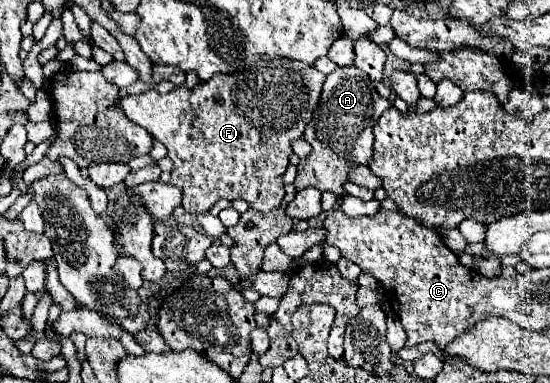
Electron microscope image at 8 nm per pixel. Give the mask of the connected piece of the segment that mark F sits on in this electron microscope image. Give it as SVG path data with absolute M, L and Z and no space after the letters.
M274 58L274 60L260 60L254 68L248 68L248 70L242 70L242 76L236 72L236 74L216 74L210 78L210 82L202 82L198 84L196 88L188 88L186 84L180 84L176 86L174 90L166 92L166 94L160 94L160 92L154 92L154 90L148 90L148 92L142 92L142 94L134 94L134 96L128 96L128 98L122 98L118 102L118 106L124 110L124 114L138 126L146 128L148 134L152 134L154 140L162 142L166 148L168 148L168 158L174 162L174 168L172 168L172 180L170 184L180 188L184 192L184 200L182 200L182 206L186 208L186 212L206 212L210 210L210 206L218 200L218 198L226 198L226 200L234 200L234 198L242 198L250 204L250 208L254 210L260 210L260 212L270 212L274 208L280 206L282 198L284 198L284 182L282 182L282 174L286 172L286 166L290 162L290 154L292 154L292 142L294 140L300 140L304 136L304 126L312 120L312 114L320 102L320 94L322 94L322 82L324 82L324 74L318 72L314 66L308 66L306 62L294 62L292 58Z

